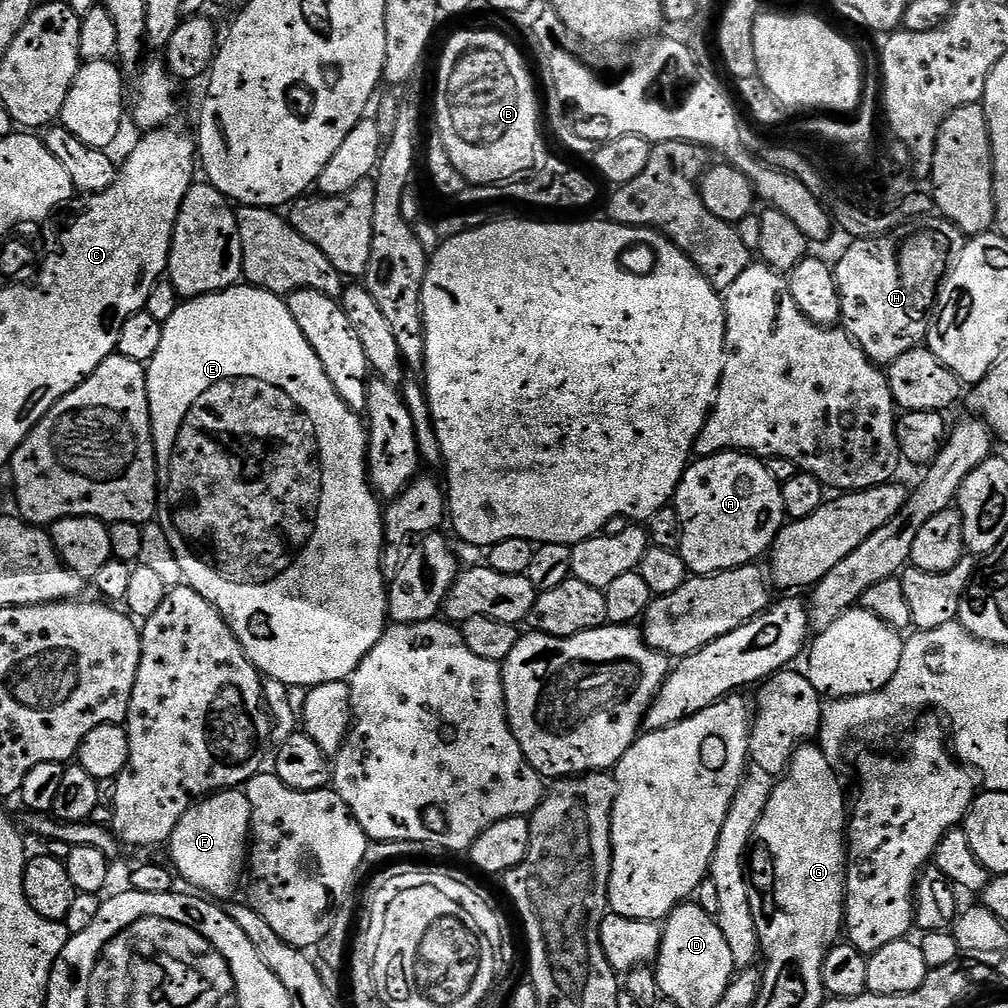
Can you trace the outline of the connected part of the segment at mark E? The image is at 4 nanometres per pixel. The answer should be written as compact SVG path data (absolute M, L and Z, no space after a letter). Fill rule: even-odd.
M233 286L226 289L225 292L211 292L209 296L194 296L185 299L180 308L174 310L174 314L170 314L170 318L164 323L162 342L158 345L158 354L154 354L154 358L148 361L146 365L148 401L150 402L150 414L152 415L152 437L156 443L158 523L162 526L162 530L166 530L166 538L170 538L170 546L178 558L178 566L182 566L183 583L187 587L193 588L198 594L202 594L202 598L206 598L206 602L210 602L218 609L224 621L230 626L232 633L238 638L238 642L244 648L244 652L250 658L252 665L260 671L261 677L277 680L296 690L299 690L299 688L307 690L316 688L319 684L325 684L326 682L347 681L352 673L356 671L356 667L366 658L366 654L370 654L370 650L374 650L378 638L382 638L384 629L389 623L388 589L382 567L384 562L384 512L382 511L381 501L376 493L372 491L368 478L368 430L361 413L356 412L350 406L346 406L342 402L342 398L338 398L330 378L326 378L326 370L322 366L322 362L318 362L318 354L314 354L310 342L306 342L302 330L298 330L298 322L294 322L287 303L281 297L274 295L273 292L251 286L240 287ZM312 440L316 440L317 446L320 447L320 485L317 488L315 482L308 480L307 474L304 473L304 459L308 456L308 447L311 446Z

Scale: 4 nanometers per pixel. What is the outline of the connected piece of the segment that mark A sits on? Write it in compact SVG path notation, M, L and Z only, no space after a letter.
M730 451L693 459L674 497L674 507L682 522L682 542L678 551L689 573L712 576L716 572L730 572L743 564L759 561L759 556L771 549L786 523L780 486L770 474L767 463L751 454Z

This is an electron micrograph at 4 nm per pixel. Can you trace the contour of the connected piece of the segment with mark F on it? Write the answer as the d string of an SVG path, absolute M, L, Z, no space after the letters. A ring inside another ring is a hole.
M221 790L195 801L182 814L170 841L179 879L189 880L194 887L201 888L196 890L212 898L230 895L240 880L240 871L246 868L251 831L252 804L247 791Z

